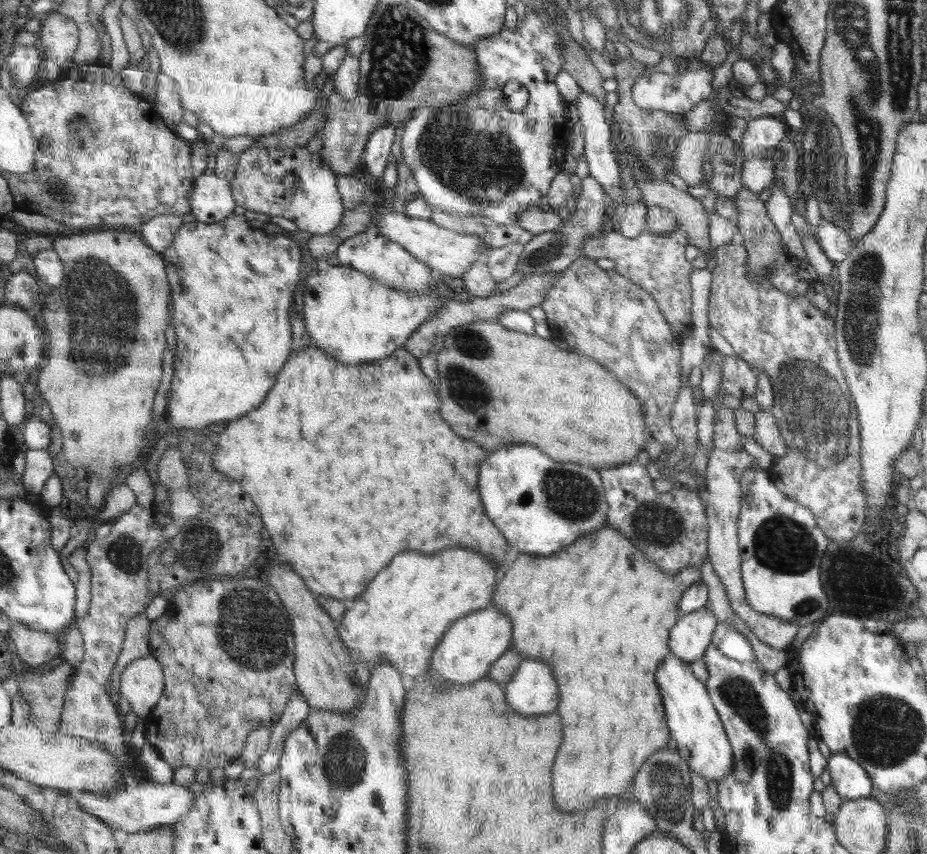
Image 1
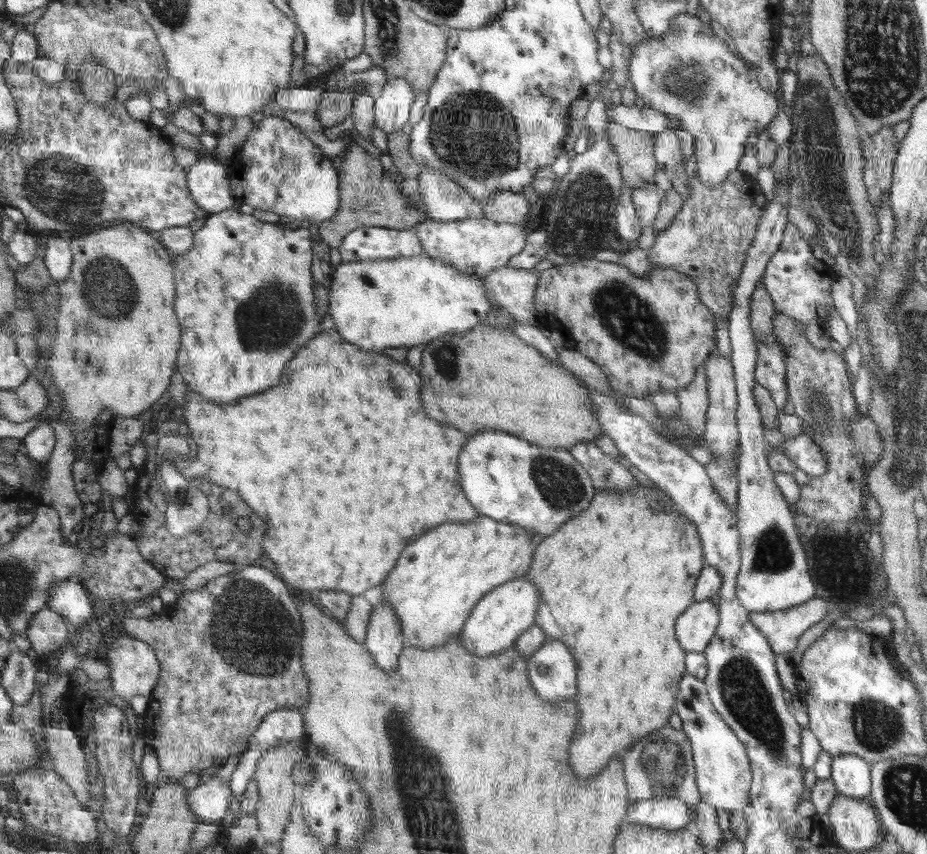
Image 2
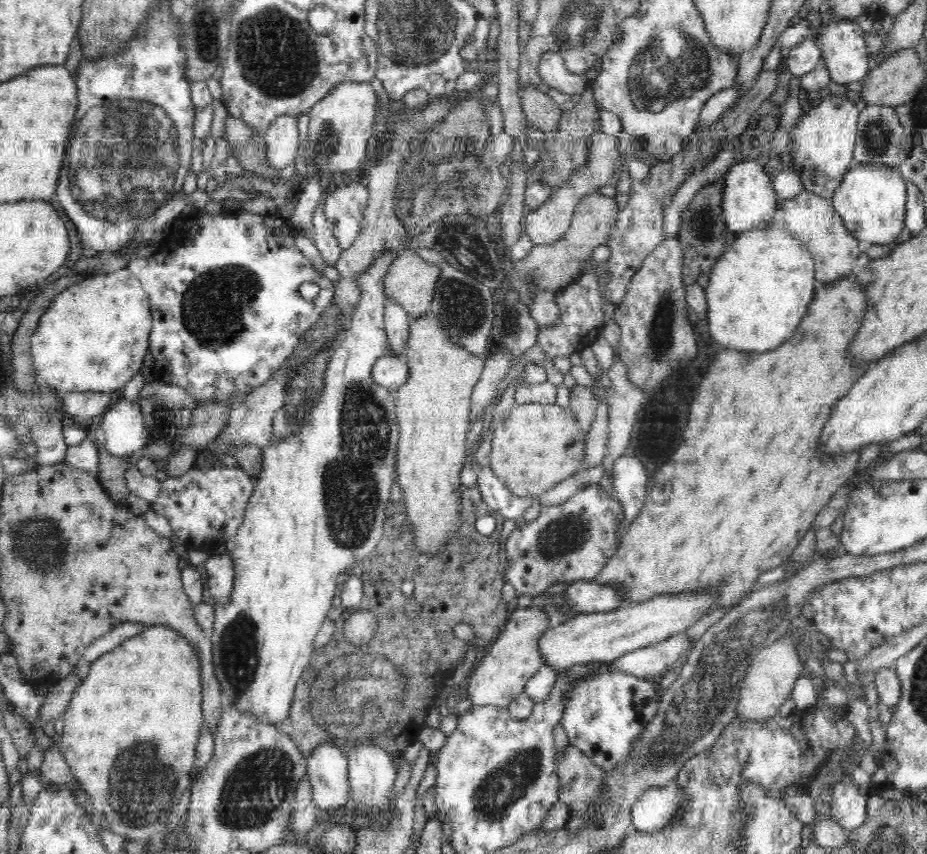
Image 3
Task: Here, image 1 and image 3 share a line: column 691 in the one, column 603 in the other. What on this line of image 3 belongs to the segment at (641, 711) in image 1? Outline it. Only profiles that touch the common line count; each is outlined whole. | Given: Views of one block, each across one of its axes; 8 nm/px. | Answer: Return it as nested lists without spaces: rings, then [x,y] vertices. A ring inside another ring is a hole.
[[[853,275],[844,277],[840,281],[825,285],[823,289],[815,293],[815,297],[812,298],[812,302],[808,306],[806,318],[802,319],[796,334],[788,342],[784,342],[784,346],[777,346],[775,349],[763,353],[726,350],[714,358],[706,378],[700,382],[698,392],[690,404],[688,426],[684,430],[684,440],[682,440],[680,448],[672,454],[672,460],[668,460],[649,479],[644,507],[641,507],[640,514],[637,514],[637,517],[626,527],[627,531],[623,534],[619,547],[611,560],[593,579],[599,585],[616,588],[617,592],[621,593],[622,606],[642,604],[658,596],[690,596],[691,593],[702,593],[702,590],[712,588],[712,590],[718,590],[716,604],[712,606],[712,610],[724,608],[724,606],[738,603],[738,600],[754,586],[754,582],[764,572],[784,565],[790,560],[796,546],[810,530],[816,515],[830,503],[832,496],[838,493],[838,490],[842,490],[843,486],[856,475],[860,455],[850,454],[848,458],[820,458],[820,454],[816,454],[816,438],[818,438],[820,430],[824,428],[824,422],[828,422],[830,408],[833,408],[845,394],[848,394],[857,379],[866,372],[866,367],[863,367],[864,370],[862,370],[861,365],[852,366],[852,362],[848,362],[848,358],[844,358],[846,347],[854,338],[860,328],[861,319],[864,318],[865,305],[865,293],[854,283]],[[664,482],[668,484],[670,494],[664,494]]]

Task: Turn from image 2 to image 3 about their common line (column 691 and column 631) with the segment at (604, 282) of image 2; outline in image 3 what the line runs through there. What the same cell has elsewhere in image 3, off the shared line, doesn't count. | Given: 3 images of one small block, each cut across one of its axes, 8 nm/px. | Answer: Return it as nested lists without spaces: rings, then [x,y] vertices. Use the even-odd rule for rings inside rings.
[[[677,237],[665,238],[633,274],[624,298],[616,305],[613,319],[620,326],[618,358],[626,367],[628,380],[648,392],[680,364],[696,358],[696,337],[689,318],[683,284],[683,250]]]

